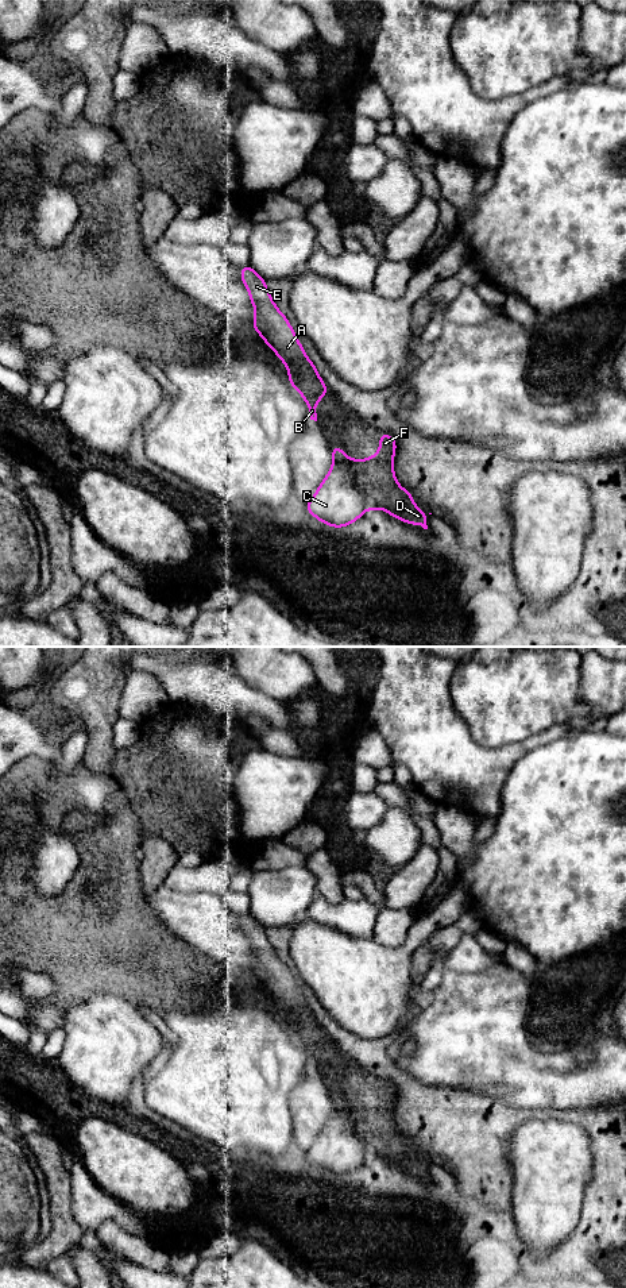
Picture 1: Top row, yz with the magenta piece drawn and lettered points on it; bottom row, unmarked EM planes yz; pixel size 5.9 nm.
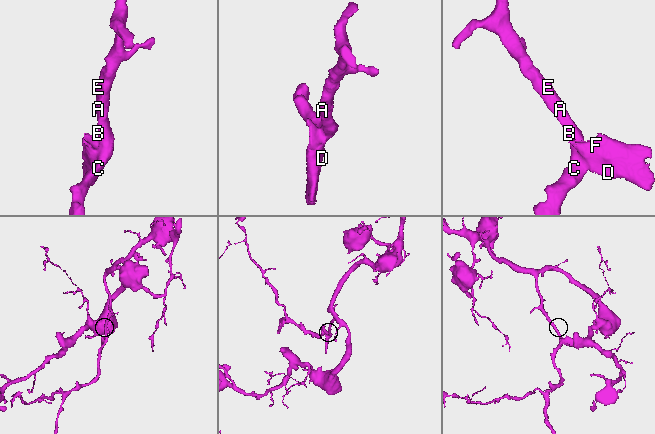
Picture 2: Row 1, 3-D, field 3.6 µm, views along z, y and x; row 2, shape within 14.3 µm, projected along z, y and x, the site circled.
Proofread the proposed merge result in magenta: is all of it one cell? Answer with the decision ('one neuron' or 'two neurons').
two neurons

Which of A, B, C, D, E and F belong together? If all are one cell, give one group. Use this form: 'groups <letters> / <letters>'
groups A B C E / D F

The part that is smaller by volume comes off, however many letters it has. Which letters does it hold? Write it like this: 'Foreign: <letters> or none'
Foreign: D, F

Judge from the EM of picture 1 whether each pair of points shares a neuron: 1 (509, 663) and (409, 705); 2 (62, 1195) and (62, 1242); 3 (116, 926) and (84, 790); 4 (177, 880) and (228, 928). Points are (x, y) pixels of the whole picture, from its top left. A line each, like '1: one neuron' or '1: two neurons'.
1: two neurons
2: one neuron
3: one neuron
4: two neurons

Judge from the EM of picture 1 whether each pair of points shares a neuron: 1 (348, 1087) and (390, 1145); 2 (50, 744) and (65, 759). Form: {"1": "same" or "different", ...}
{"1": "same", "2": "different"}

